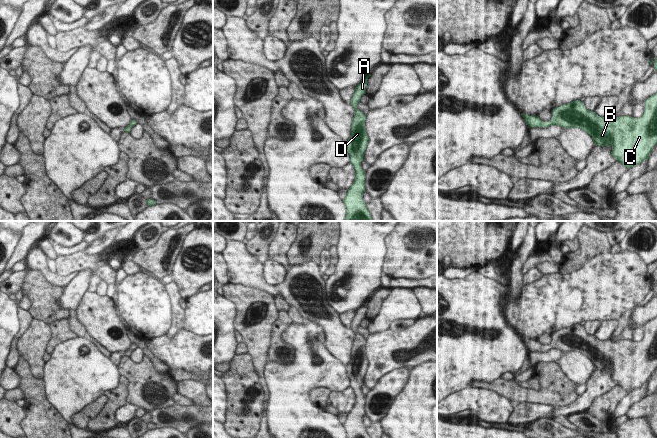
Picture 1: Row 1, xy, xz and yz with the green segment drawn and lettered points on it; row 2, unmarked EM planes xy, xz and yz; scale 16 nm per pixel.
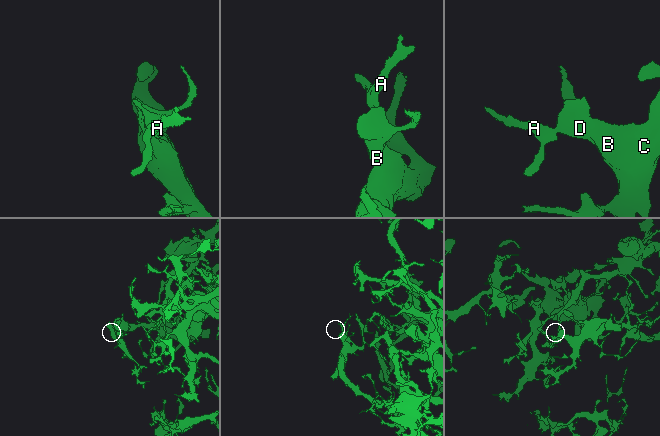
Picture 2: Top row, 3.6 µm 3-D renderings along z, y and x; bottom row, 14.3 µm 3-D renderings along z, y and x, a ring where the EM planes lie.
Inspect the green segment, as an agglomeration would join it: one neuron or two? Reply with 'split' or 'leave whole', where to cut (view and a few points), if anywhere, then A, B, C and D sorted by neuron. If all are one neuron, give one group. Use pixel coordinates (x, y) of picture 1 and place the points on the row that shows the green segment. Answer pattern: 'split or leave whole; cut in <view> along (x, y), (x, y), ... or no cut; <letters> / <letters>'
leave whole; no cut; A B C D

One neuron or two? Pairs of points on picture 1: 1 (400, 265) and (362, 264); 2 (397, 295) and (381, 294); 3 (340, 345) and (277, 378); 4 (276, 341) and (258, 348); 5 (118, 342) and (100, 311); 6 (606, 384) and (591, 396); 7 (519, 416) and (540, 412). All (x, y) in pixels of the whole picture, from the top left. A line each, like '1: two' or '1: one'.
1: two
2: two
3: two
4: two
5: one
6: one
7: one

